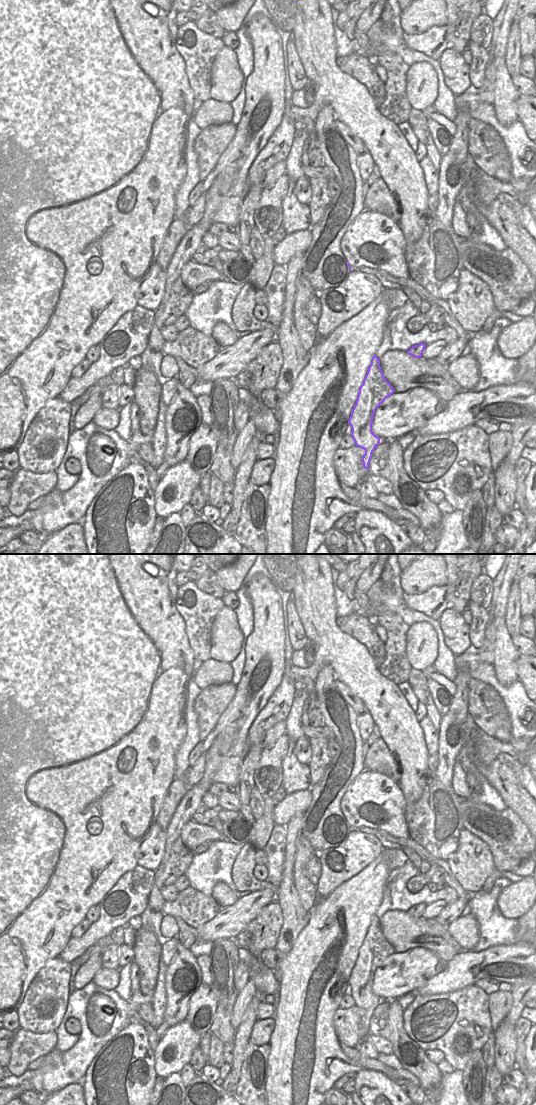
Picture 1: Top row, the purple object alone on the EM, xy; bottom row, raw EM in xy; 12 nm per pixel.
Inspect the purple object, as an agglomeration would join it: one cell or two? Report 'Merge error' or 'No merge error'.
Merge error.

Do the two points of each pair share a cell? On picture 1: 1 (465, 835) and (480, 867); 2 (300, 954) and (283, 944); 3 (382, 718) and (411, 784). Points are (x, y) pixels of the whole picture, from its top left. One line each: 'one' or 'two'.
1: one
2: two
3: one

